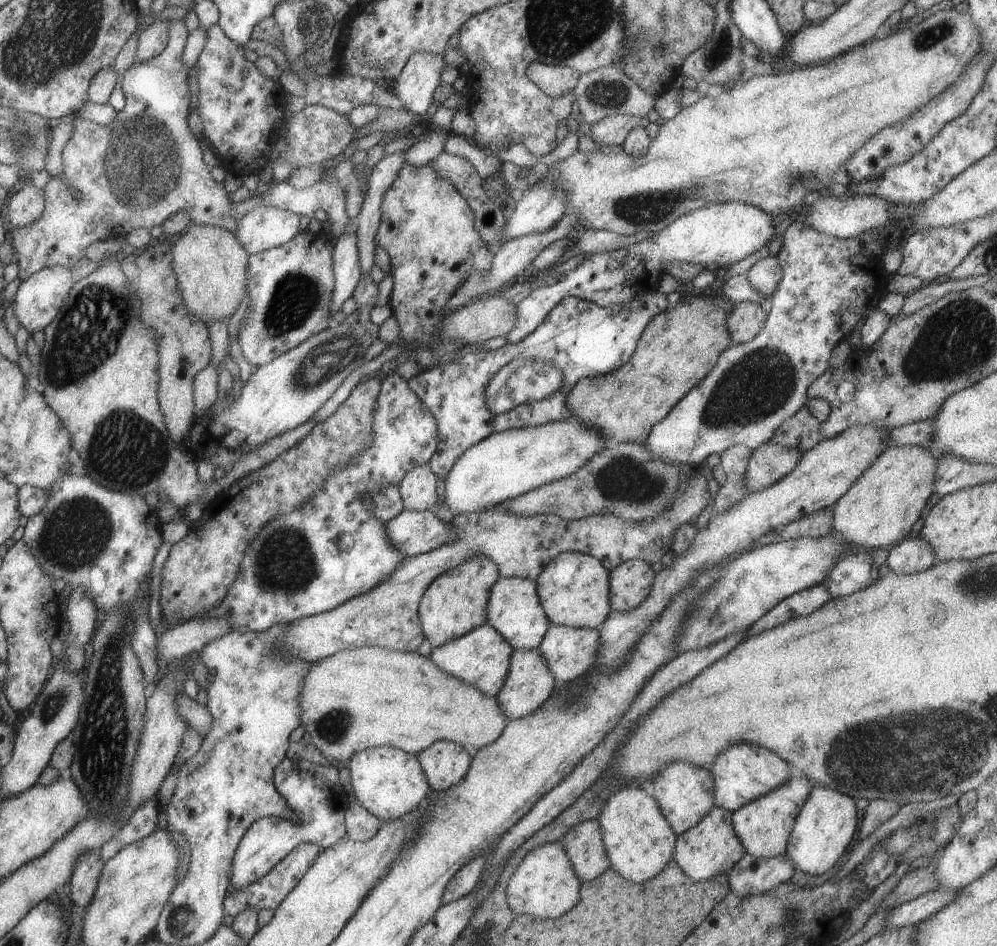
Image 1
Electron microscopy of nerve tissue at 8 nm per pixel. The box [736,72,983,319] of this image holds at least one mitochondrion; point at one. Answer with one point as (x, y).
(796, 179)

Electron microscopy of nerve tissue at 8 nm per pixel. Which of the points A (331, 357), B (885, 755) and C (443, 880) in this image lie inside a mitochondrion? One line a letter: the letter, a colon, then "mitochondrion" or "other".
A: mitochondrion
B: mitochondrion
C: other

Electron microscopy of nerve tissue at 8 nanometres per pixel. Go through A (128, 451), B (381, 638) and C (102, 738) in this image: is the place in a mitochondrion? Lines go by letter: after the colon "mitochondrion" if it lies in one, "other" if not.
A: mitochondrion
B: other
C: mitochondrion

